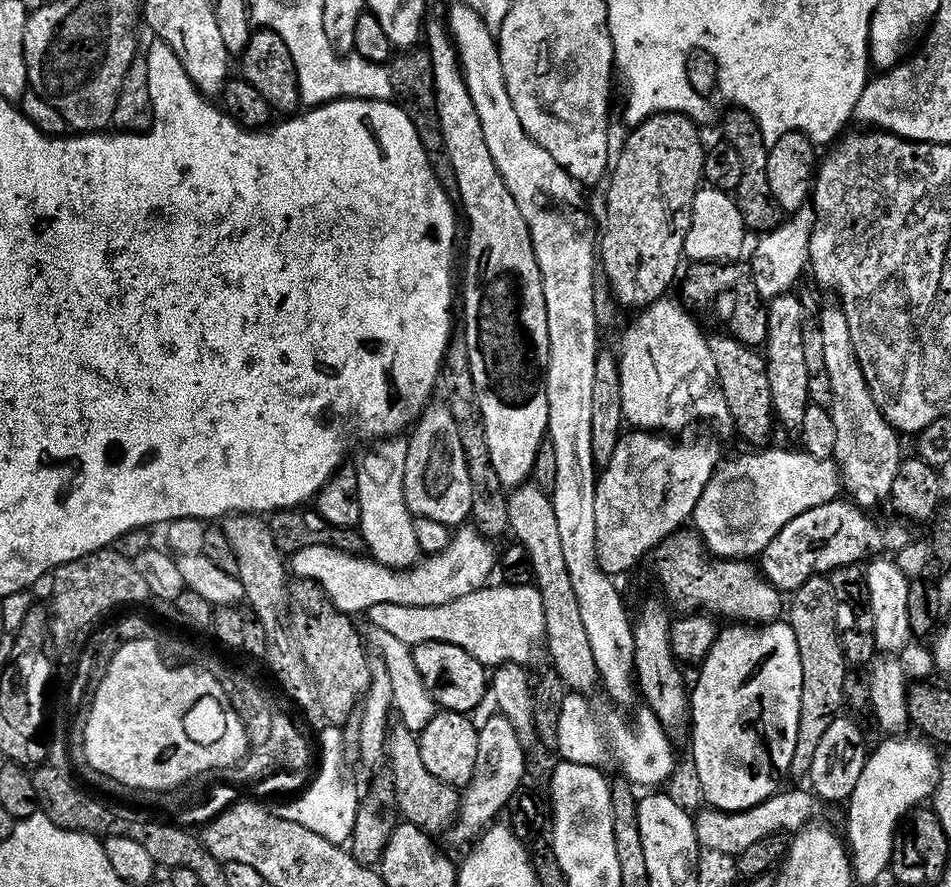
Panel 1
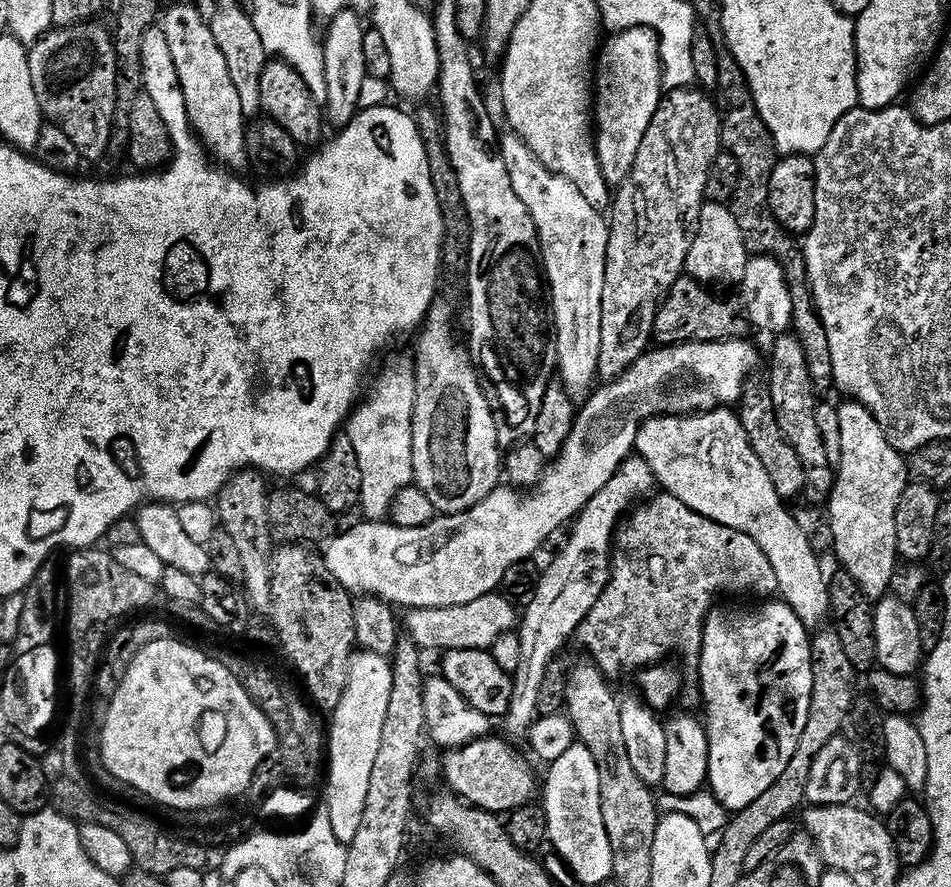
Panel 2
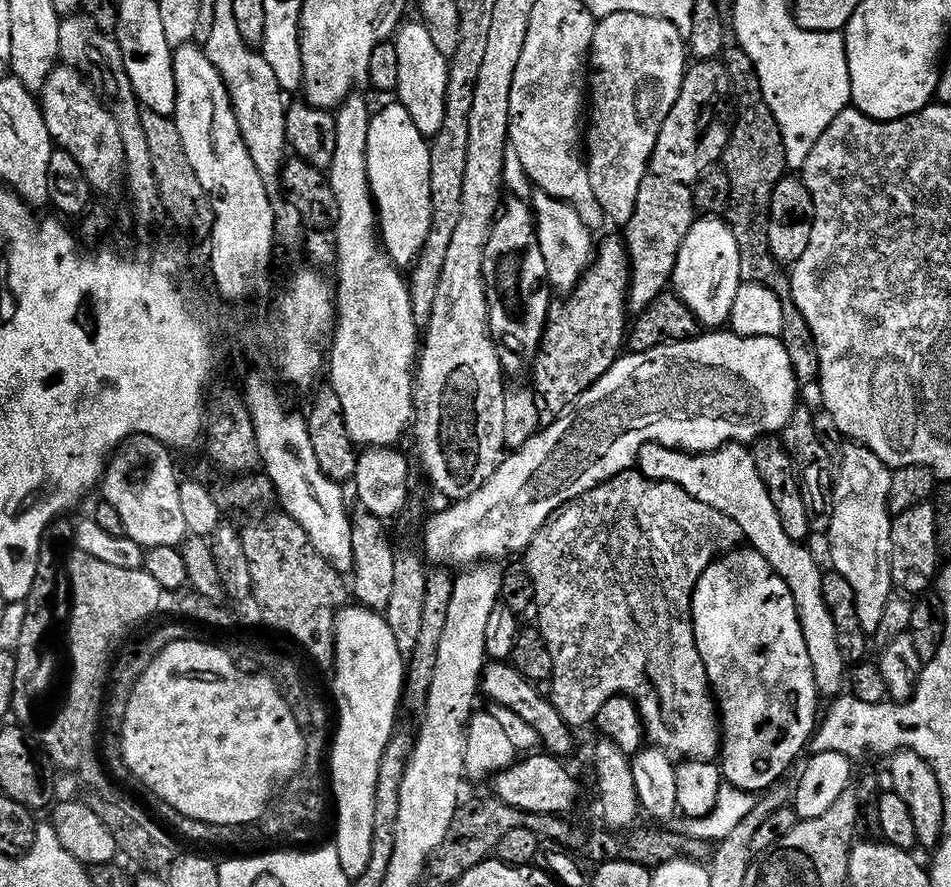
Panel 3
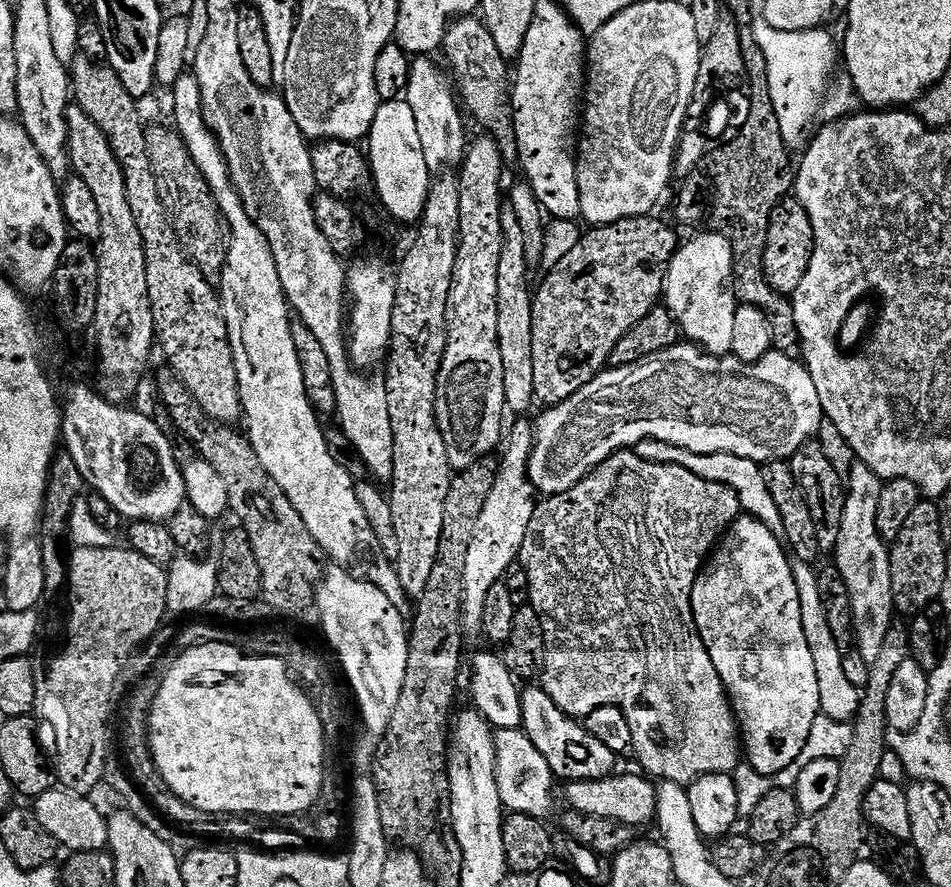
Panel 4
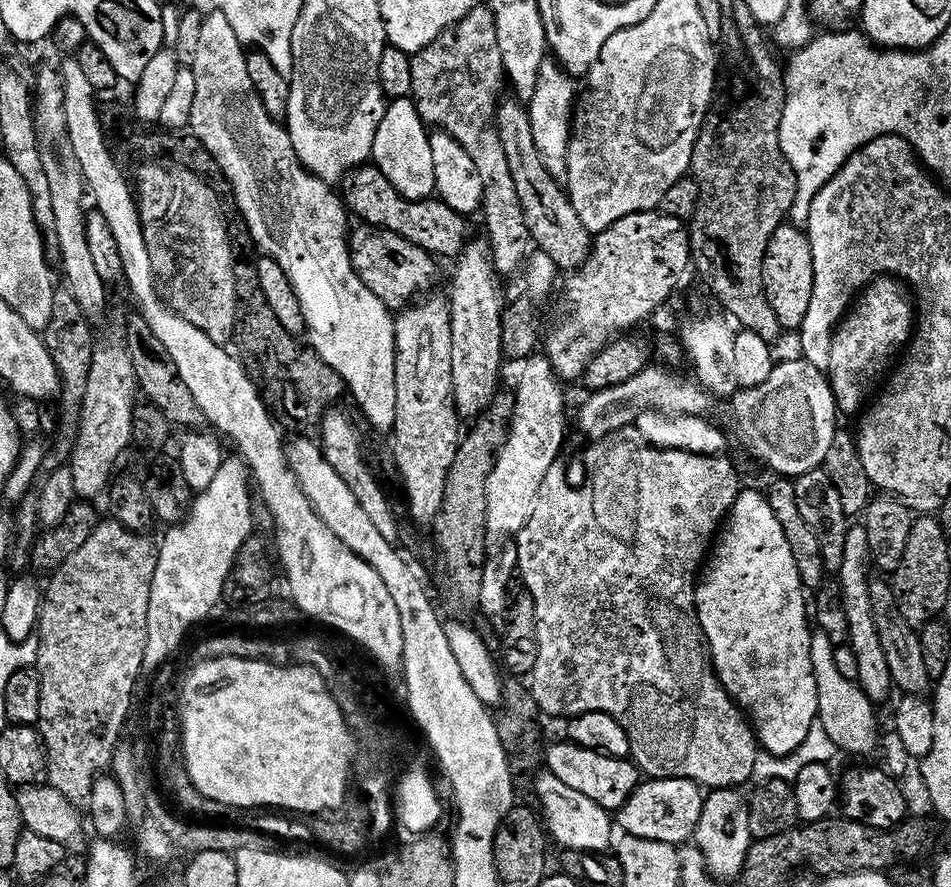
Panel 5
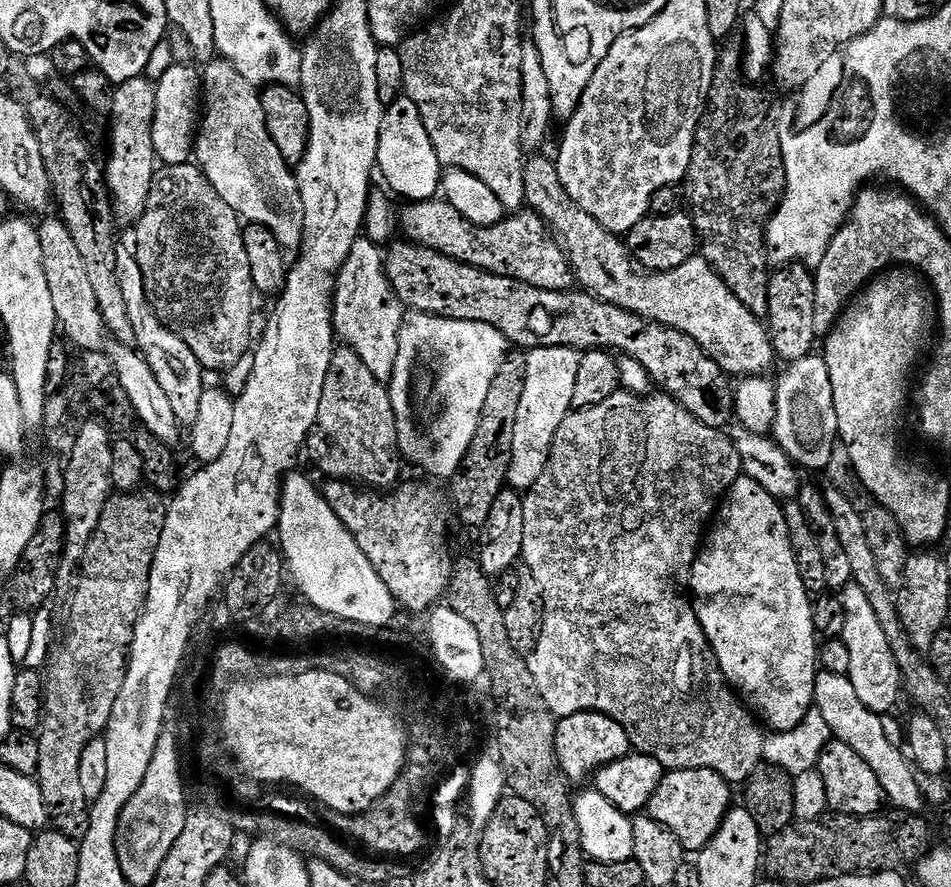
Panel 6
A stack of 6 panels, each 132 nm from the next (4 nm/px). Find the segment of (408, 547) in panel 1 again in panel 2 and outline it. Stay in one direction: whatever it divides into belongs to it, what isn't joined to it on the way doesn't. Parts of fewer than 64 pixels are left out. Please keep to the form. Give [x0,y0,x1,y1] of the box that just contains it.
[346,363,416,522]

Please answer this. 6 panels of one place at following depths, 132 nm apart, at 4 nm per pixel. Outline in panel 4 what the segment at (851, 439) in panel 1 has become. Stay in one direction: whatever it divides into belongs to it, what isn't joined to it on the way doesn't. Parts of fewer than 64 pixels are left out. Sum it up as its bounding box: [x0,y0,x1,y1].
[834,462,894,664]

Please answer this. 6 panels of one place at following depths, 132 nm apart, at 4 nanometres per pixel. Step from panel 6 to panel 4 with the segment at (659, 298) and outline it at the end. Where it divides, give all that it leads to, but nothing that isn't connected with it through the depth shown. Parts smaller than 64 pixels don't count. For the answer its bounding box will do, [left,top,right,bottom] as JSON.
[442,15,514,120]

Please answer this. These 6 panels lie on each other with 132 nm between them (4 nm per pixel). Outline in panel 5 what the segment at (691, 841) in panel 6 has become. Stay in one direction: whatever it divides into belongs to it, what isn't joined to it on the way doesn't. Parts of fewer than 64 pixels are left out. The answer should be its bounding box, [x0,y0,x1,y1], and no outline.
[619,779,705,845]

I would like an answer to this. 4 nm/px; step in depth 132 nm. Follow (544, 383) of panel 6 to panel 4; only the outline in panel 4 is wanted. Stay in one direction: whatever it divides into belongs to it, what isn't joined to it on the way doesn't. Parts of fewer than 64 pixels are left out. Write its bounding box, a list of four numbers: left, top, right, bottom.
[462,418,537,633]

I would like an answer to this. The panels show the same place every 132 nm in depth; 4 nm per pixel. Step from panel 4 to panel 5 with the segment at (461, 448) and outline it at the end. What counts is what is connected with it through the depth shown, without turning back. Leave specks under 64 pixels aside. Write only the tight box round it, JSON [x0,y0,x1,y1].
[450,239,506,421]

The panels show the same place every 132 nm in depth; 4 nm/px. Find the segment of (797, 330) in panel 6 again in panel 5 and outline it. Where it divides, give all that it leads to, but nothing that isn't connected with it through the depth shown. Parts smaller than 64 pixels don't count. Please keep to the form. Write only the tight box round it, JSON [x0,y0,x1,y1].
[762,226,814,329]

